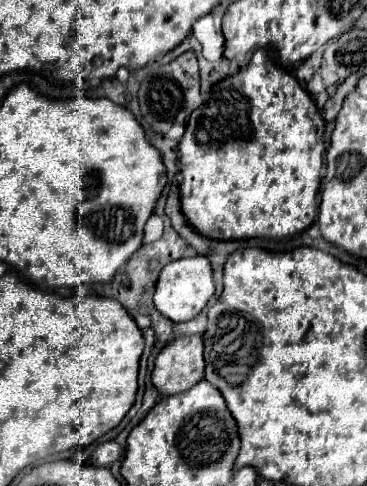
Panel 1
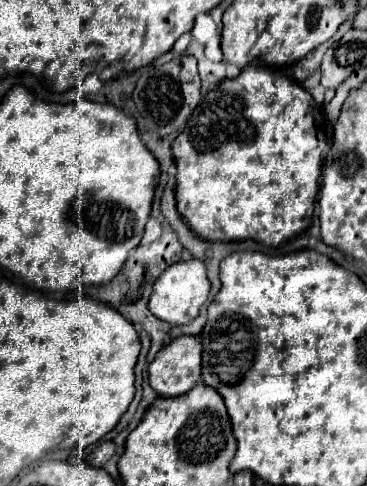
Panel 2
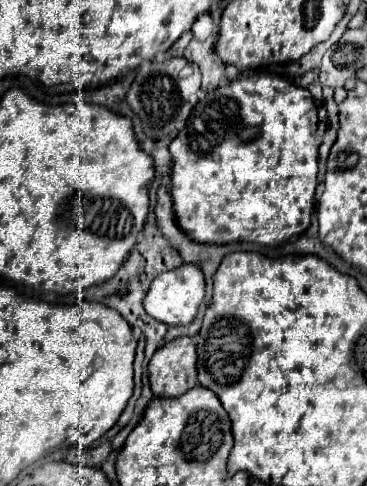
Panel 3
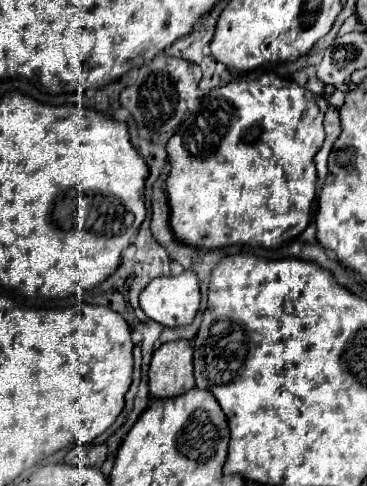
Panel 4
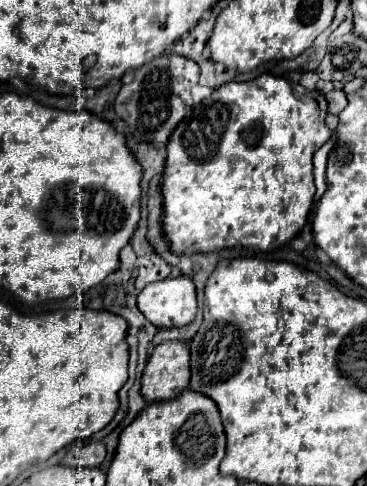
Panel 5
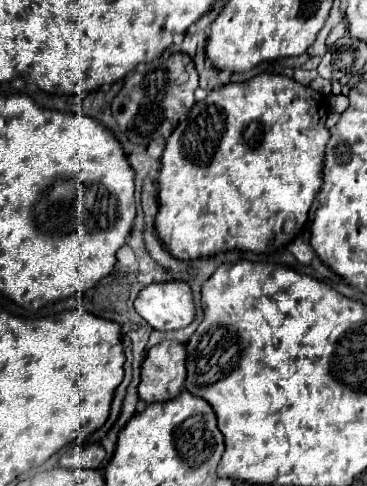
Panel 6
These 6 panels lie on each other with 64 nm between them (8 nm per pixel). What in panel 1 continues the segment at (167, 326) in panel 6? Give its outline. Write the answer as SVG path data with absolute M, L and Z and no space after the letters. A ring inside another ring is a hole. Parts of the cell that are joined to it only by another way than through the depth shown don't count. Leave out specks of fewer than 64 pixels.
M206 256L180 258L176 262L170 262L160 272L154 292L154 308L172 322L188 322L200 314L200 310L208 304L212 294L214 294L214 282L212 282L212 266L208 258Z

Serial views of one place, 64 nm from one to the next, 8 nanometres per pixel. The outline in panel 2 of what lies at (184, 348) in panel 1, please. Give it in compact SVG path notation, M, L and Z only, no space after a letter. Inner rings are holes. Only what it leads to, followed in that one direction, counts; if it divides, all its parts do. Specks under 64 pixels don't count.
M196 336L170 340L152 360L150 386L158 396L180 396L200 382L200 342Z

